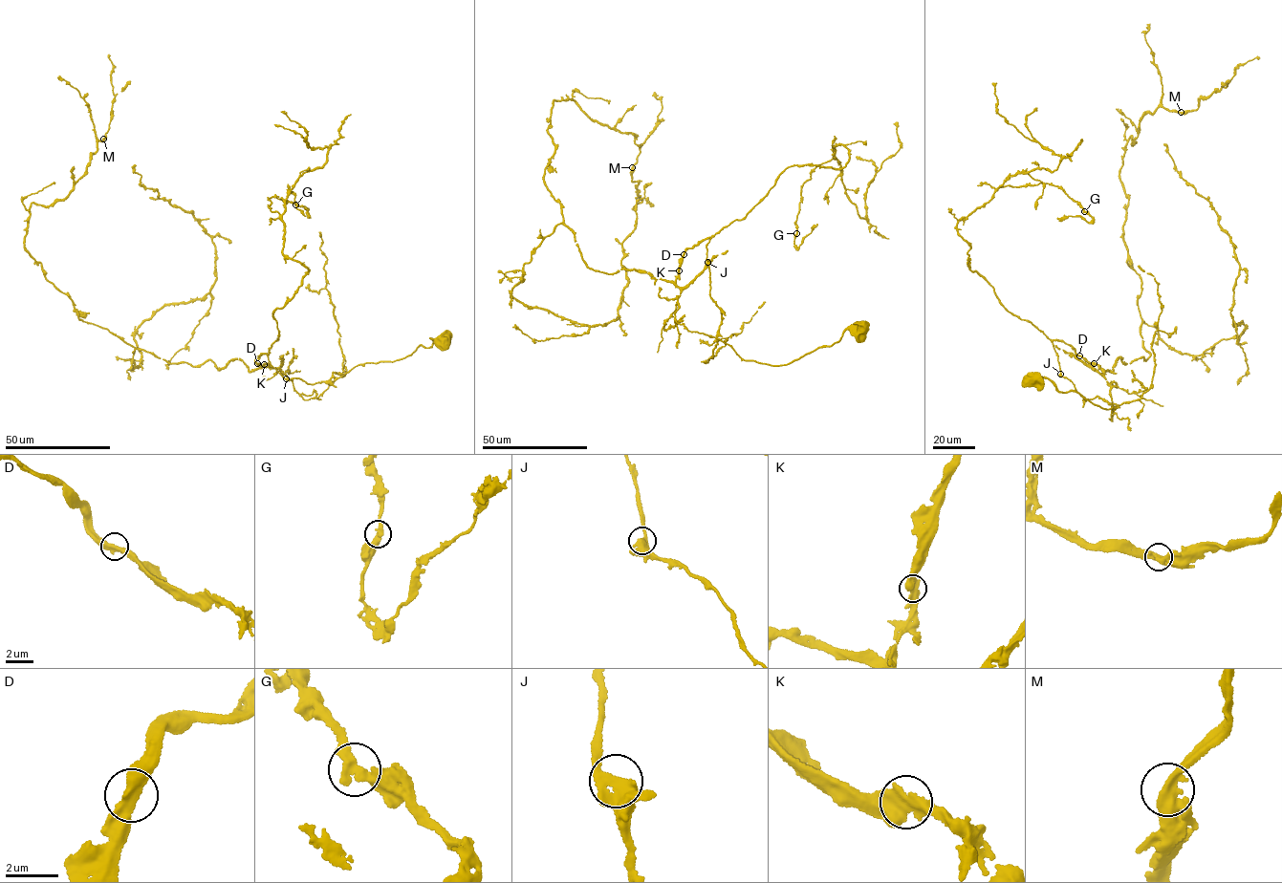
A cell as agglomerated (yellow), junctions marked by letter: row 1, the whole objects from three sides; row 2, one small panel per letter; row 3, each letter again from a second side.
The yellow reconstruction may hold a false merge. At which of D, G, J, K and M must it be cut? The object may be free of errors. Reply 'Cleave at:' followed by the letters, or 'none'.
Cleave at: none

